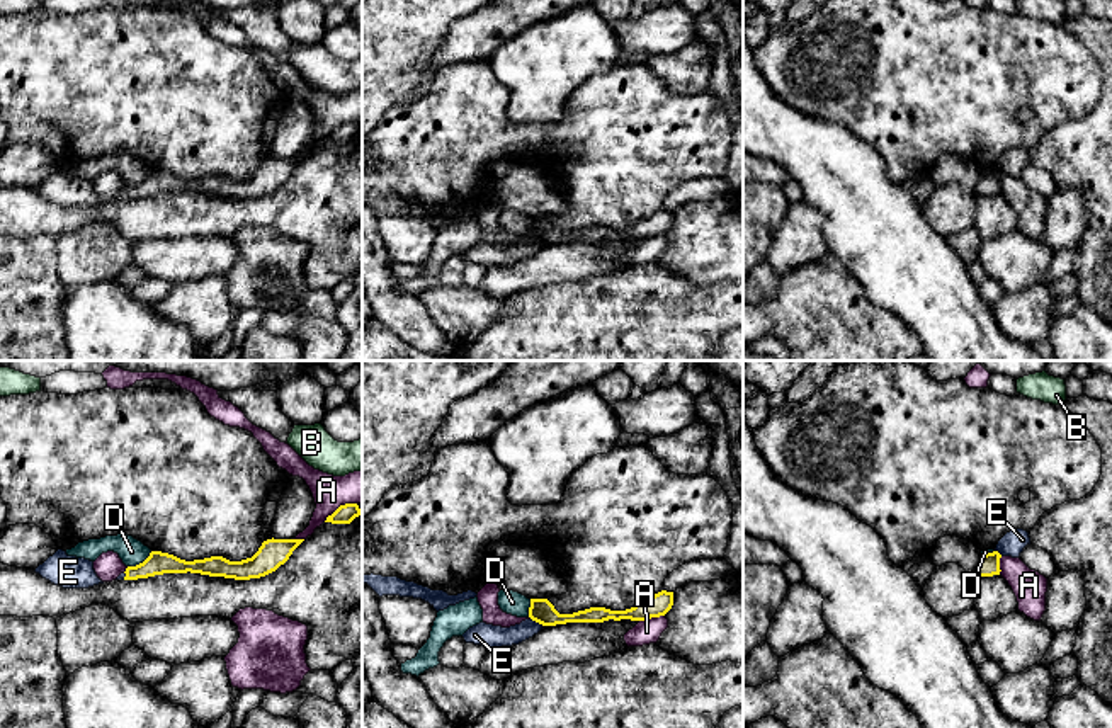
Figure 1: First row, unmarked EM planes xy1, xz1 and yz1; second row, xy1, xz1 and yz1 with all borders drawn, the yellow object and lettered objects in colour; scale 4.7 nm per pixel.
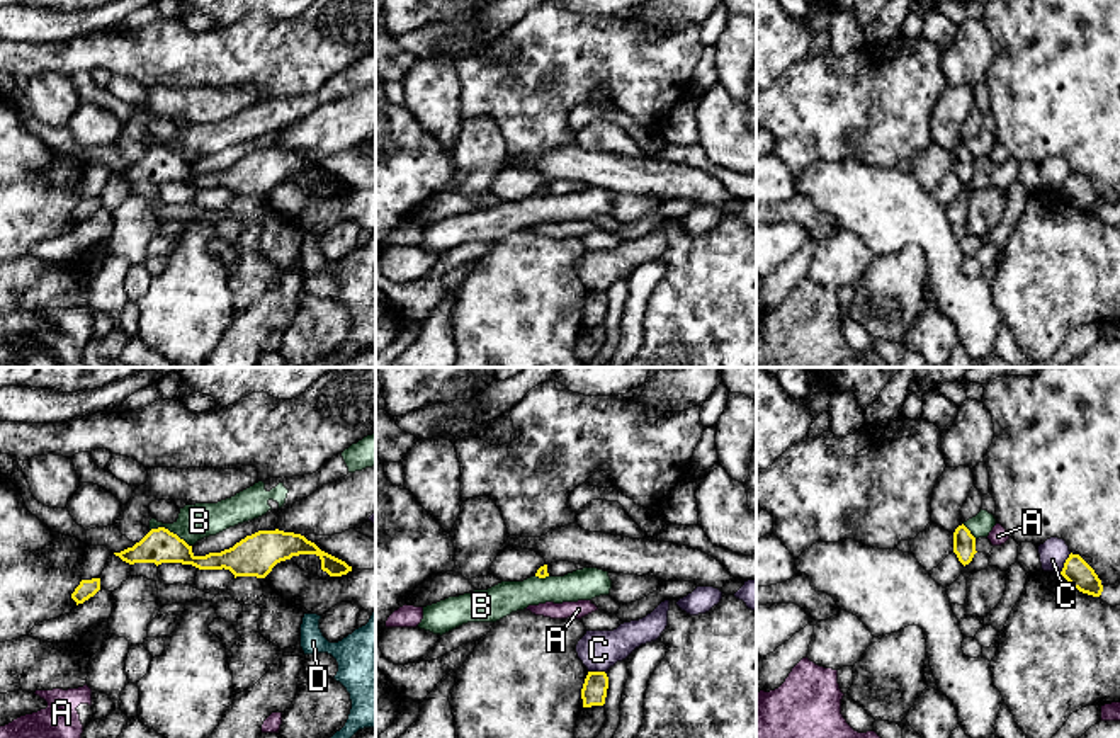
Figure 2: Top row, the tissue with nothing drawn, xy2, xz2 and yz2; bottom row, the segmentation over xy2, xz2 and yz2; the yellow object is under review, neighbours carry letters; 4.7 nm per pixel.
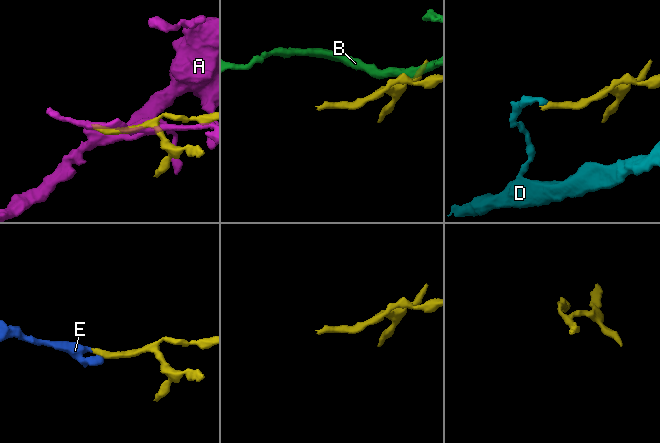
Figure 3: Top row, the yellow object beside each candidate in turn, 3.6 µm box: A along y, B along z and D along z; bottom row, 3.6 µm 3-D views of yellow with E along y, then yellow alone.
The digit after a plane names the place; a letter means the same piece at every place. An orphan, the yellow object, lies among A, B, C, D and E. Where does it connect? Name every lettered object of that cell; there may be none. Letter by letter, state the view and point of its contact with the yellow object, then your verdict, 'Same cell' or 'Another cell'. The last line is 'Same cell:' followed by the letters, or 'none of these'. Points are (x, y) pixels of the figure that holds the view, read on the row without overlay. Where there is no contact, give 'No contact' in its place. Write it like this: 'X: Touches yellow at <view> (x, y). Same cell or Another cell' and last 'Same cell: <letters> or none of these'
A: Touches yellow at xz1 (652, 235). Another cell
B: Touches yellow at xy2 (169, 150). Another cell
C: Touches yellow at yz2 (1064, 182). Another cell
D: Touches yellow at xy1 (140, 182). Another cell
E: Touches yellow at xz1 (538, 240). Same cell
Same cell: E

